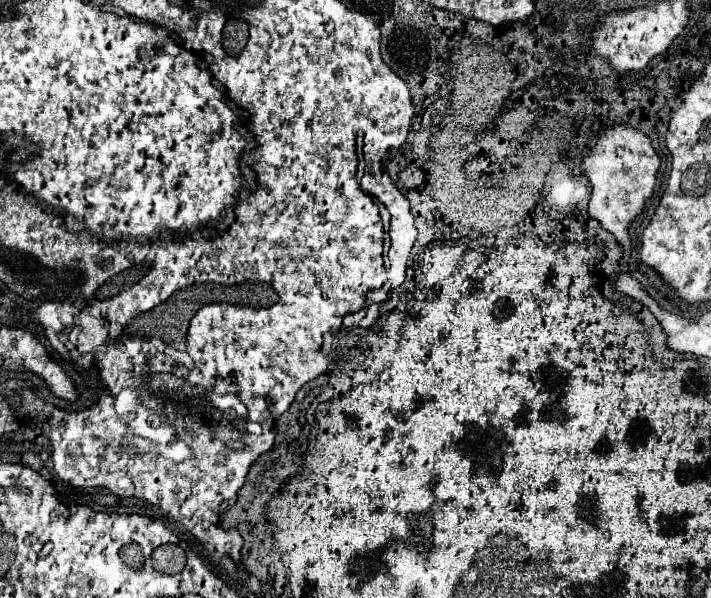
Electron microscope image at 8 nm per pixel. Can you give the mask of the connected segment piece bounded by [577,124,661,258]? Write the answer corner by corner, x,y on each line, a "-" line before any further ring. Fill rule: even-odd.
625,124
601,126
597,146
577,166
577,174
585,174
591,182
591,200
589,200
591,218
599,220
599,224
617,238
617,242
625,250
623,256
627,258
631,258
629,226
643,212
645,202
653,196
659,166
661,158
651,146
651,140
643,132
629,128

